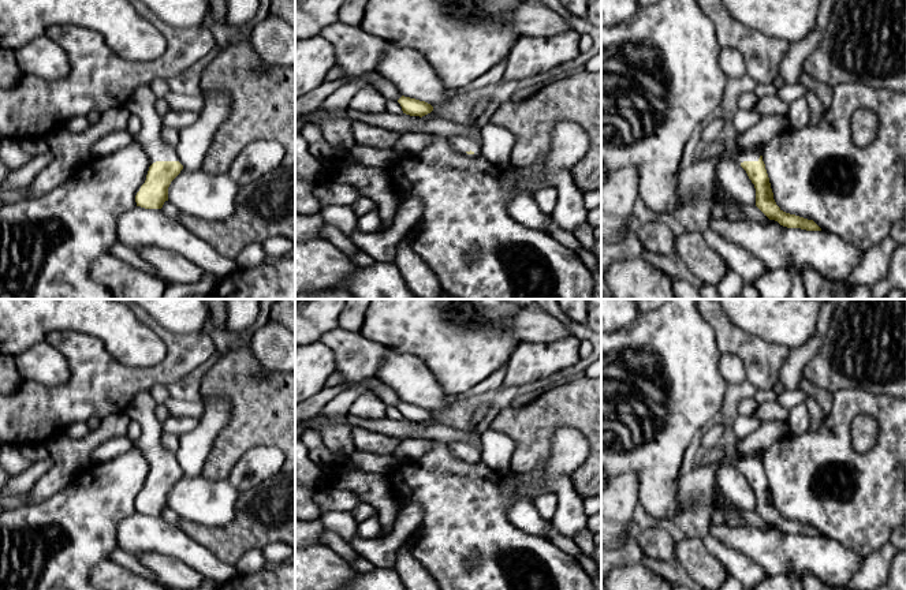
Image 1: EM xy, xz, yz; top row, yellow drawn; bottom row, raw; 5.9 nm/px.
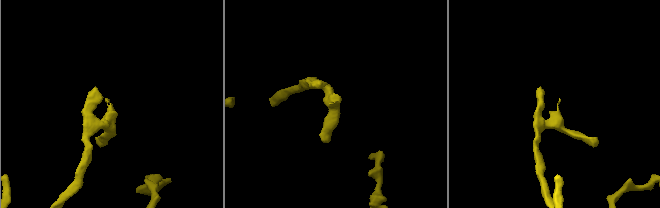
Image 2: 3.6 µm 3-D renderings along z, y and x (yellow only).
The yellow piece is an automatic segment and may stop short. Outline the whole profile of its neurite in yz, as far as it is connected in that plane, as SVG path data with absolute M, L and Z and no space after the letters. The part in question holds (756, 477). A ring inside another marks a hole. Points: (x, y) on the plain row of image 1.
M754 449L737 462L737 467L746 477L756 494L756 512L769 524L787 534L821 537L813 527L783 518L773 505L769 483L763 467L764 449Z

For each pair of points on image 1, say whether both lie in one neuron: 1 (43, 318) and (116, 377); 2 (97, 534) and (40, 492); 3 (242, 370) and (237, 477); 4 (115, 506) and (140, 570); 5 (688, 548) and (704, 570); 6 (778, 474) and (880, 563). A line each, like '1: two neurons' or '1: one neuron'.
1: two neurons
2: two neurons
3: two neurons
4: two neurons
5: one neuron
6: two neurons

